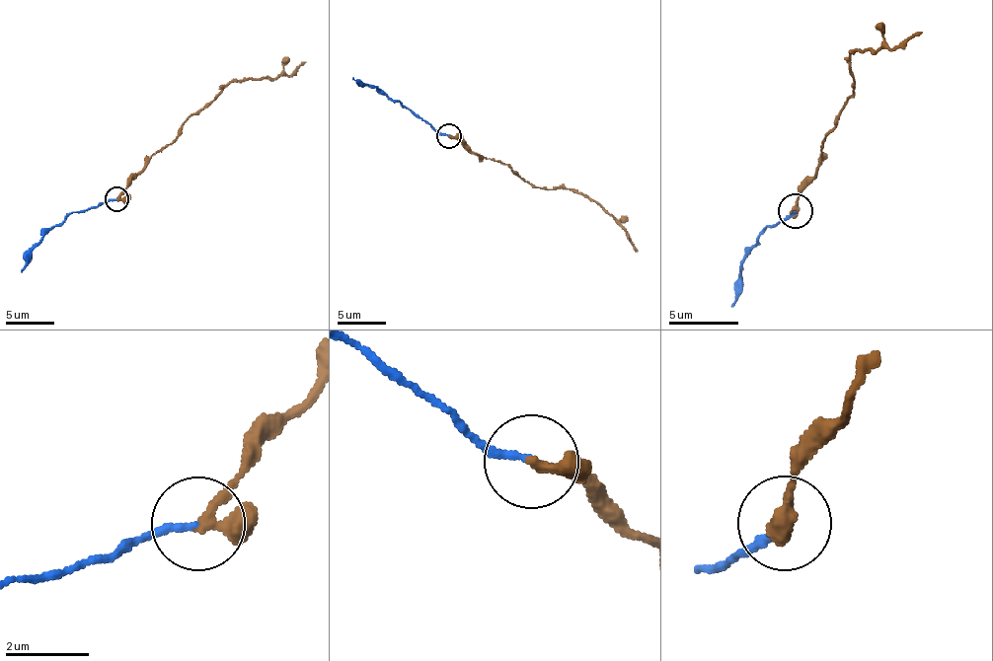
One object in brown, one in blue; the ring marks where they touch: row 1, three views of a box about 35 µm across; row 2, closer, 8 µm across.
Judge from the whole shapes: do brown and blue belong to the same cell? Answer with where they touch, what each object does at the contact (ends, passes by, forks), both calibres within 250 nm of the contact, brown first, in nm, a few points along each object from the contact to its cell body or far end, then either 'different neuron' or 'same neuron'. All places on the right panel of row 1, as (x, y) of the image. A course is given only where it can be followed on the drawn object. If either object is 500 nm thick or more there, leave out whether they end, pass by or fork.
place (796, 211); brown passes by; blue ends; calibres 240 and 160 nm; course brown (795, 210), (818, 163), (823, 140), (852, 96), (853, 53), (891, 49), (922, 33); course blue (795, 210), (770, 225), (742, 258), (738, 292), (730, 306); same neuron

